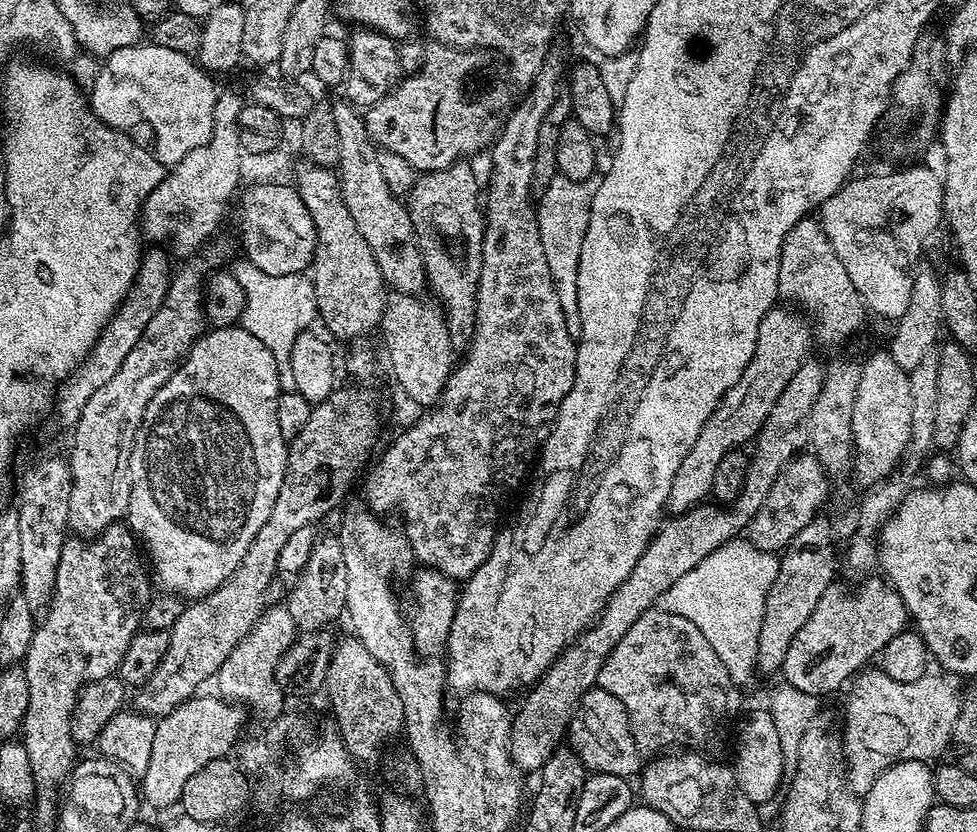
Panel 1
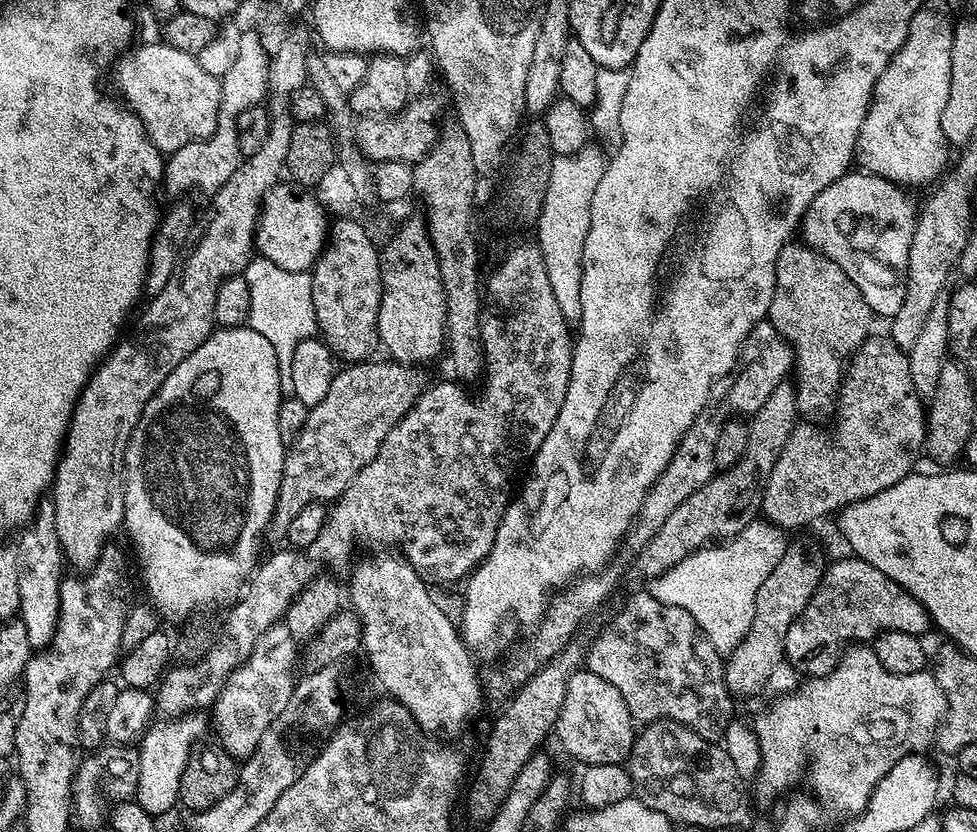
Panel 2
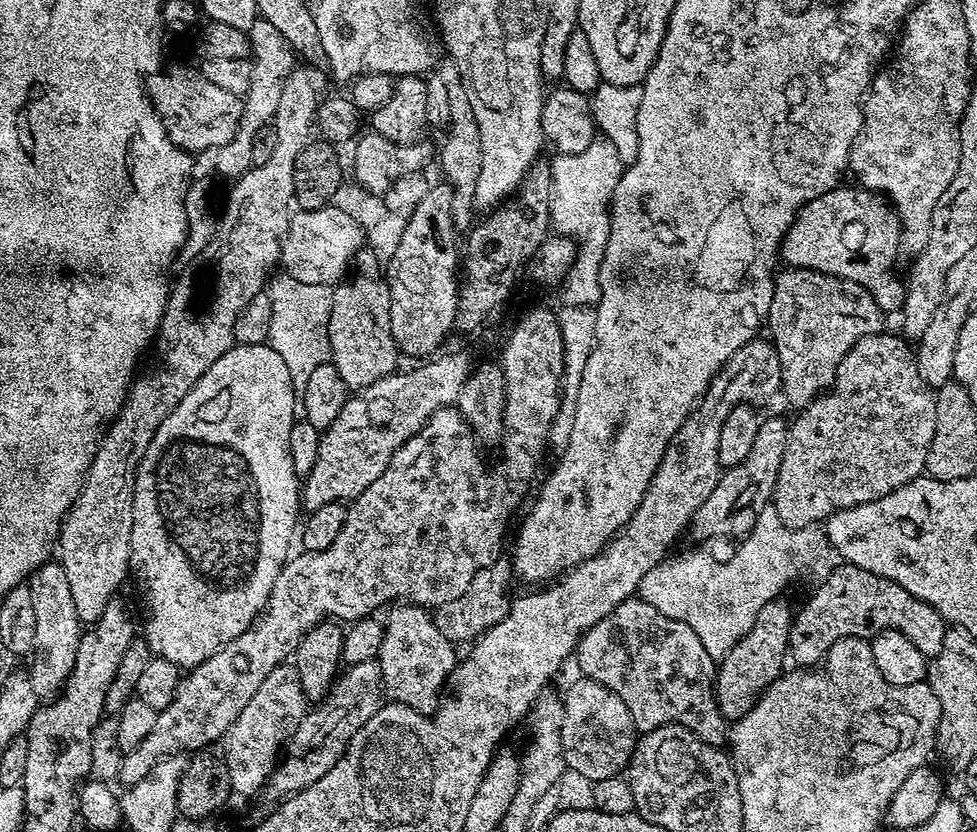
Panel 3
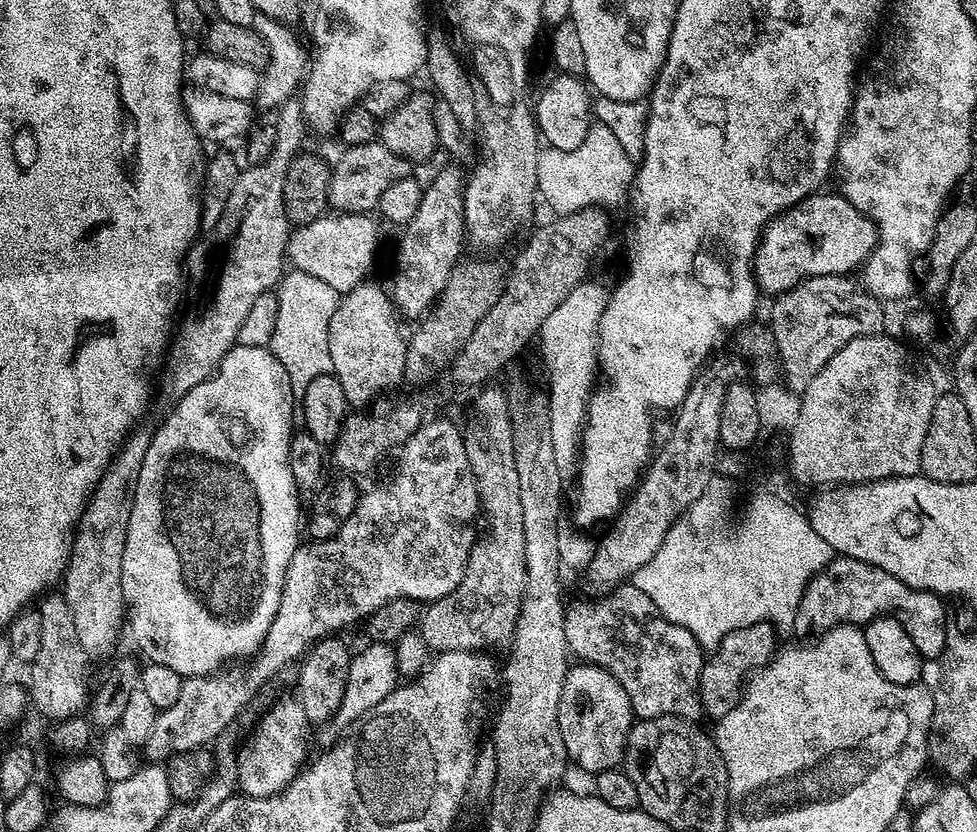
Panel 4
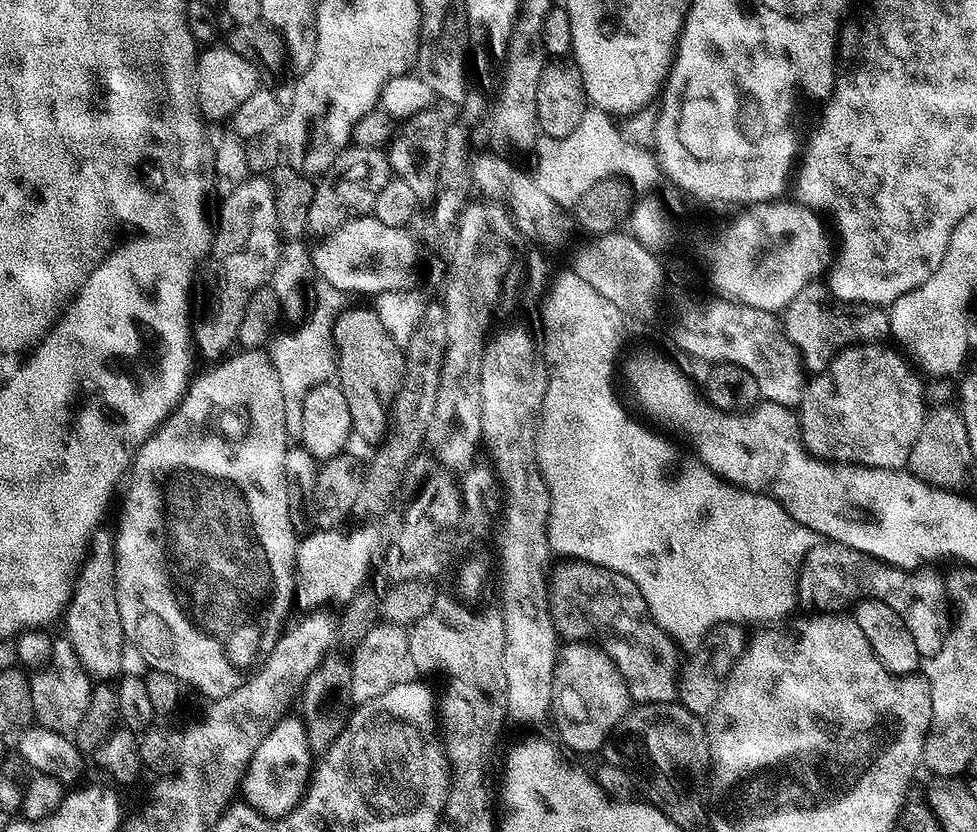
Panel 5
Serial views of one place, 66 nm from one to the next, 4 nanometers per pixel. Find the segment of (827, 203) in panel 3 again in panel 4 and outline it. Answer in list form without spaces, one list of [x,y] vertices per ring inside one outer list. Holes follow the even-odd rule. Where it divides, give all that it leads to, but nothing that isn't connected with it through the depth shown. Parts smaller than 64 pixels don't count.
[[[820,190],[775,216],[760,233],[754,271],[759,291],[779,294],[810,276],[852,274],[876,248],[876,224],[835,191]]]

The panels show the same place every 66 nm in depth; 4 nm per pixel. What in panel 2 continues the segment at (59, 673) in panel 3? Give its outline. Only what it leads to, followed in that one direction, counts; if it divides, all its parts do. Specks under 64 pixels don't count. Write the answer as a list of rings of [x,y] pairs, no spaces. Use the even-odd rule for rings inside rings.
[[[42,500],[37,504],[35,515],[20,535],[18,585],[21,602],[18,618],[26,626],[33,650],[43,650],[52,643],[58,626],[61,582],[64,577],[62,568],[66,566],[56,530],[53,501]]]

